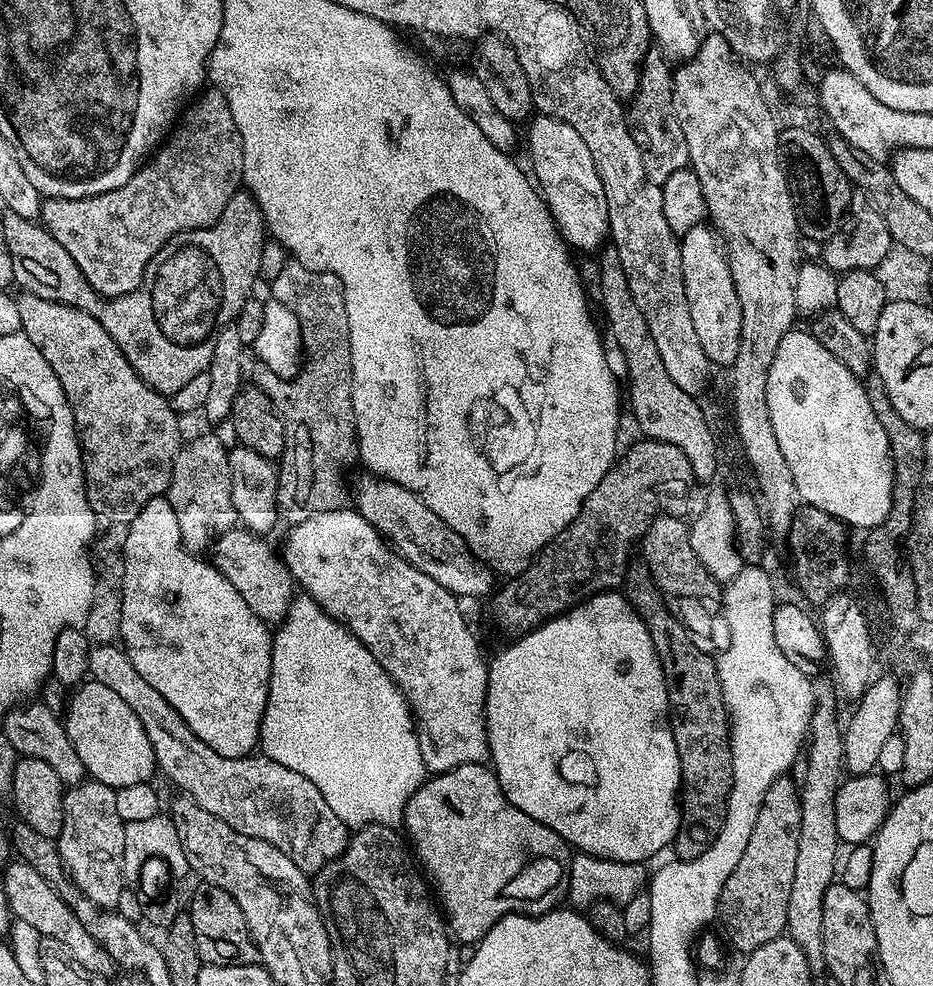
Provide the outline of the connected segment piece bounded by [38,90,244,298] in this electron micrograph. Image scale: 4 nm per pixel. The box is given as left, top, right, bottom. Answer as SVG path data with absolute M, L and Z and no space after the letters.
M215 90L208 91L187 105L162 147L140 165L130 182L97 196L50 196L41 203L39 221L51 236L58 238L66 254L78 262L78 270L86 274L86 282L94 286L98 295L111 298L130 294L144 281L146 266L168 241L181 232L192 232L196 228L208 228L215 224L222 210L226 210L230 198L241 191L244 183L242 138L238 134L238 126L234 126L234 114L230 114L230 106L224 95Z

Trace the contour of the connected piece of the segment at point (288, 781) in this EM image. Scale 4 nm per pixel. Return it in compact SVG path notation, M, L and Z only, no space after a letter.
M115 643L95 645L88 653L88 670L91 679L110 686L110 690L120 695L128 703L130 710L138 714L142 721L142 730L146 730L146 738L150 738L150 746L154 746L157 769L162 776L164 772L165 778L174 787L180 788L176 790L198 802L202 810L210 810L214 818L222 818L222 822L238 830L238 834L270 842L270 846L282 850L282 854L286 854L286 858L290 858L290 862L294 862L294 866L298 866L306 874L319 872L322 865L344 853L344 847L350 839L349 825L344 824L342 818L334 814L334 810L330 810L326 798L322 798L318 786L314 786L310 778L302 778L302 774L286 770L286 766L263 754L226 758L210 750L210 746L206 746L206 742L202 742L202 738L198 738L198 734L194 734L194 730L186 726L182 714L178 714L178 710L174 710L174 706L170 706L170 702L166 702L166 698L162 698L162 694L158 694L158 690L154 690L154 686L150 686L150 682L142 678L142 674L138 674L138 670L134 670L134 662L130 662L127 652Z

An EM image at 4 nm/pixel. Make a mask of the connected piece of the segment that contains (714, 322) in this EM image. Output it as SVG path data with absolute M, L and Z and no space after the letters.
M707 223L694 226L680 240L682 254L682 278L686 286L686 302L690 302L690 322L694 322L694 331L698 334L698 342L713 366L730 366L734 358L738 358L738 346L742 338L742 306L738 302L738 290L734 286L734 278L730 274L726 249L720 239L719 232Z

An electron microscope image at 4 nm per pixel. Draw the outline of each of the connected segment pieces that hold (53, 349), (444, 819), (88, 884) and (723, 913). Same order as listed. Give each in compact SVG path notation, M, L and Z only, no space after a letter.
M21 291L16 296L20 332L46 358L56 380L62 382L64 399L74 414L74 433L80 439L80 451L84 463L84 489L94 514L101 521L128 524L138 518L138 510L150 502L150 498L167 493L176 455L180 453L181 417L172 409L169 397L155 392L126 362L126 354L118 350L118 342L106 334L102 322L86 310L54 302L50 298L38 298L38 294Z
M487 763L467 764L466 766L458 766L454 770L446 770L445 772L429 775L424 783L421 784L420 789L410 798L410 802L404 811L402 828L406 833L407 839L410 841L411 847L414 849L414 856L418 861L419 867L423 869L427 879L431 881L433 885L436 883L437 886L440 887L440 900L438 896L438 904L442 909L446 927L455 939L457 936L457 938L461 940L461 942L459 941L461 945L469 944L469 946L472 946L483 940L484 935L488 933L503 916L540 916L543 912L551 912L561 907L562 901L568 895L570 845L566 843L557 832L550 830L550 826L542 826L542 822L530 818L530 814L522 814L522 810L518 810L518 806L514 806L506 798L506 794L498 782L495 771L493 771Z
M85 778L64 793L62 830L55 841L60 863L67 879L76 885L81 896L90 898L99 908L115 909L118 894L126 887L122 858L126 850L125 822L118 818L116 789Z
M788 774L780 776L766 792L762 810L758 810L758 822L754 822L754 830L750 833L750 843L738 866L734 866L734 874L730 874L730 878L726 878L726 886L722 886L718 920L719 923L724 923L724 932L729 940L727 943L732 943L741 954L758 950L758 946L766 946L766 942L785 935L788 926L786 910L790 906L790 886L794 882L794 865L798 859L798 830L802 822L798 784L790 777Z

